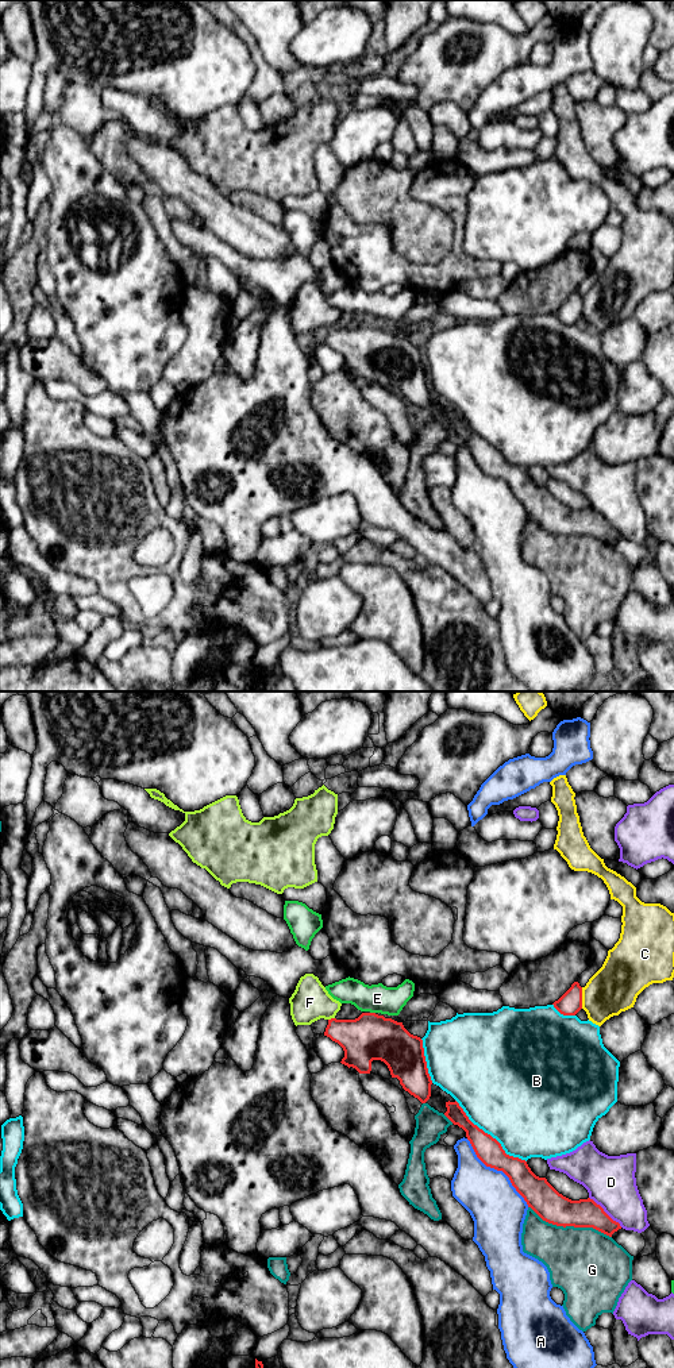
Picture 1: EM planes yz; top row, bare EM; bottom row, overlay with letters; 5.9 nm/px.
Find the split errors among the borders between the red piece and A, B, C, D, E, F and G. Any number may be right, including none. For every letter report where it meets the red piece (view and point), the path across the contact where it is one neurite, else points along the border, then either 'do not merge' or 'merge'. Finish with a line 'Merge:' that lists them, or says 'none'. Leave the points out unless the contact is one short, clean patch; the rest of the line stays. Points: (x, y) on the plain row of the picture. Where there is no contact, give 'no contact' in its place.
A: contact yz (499, 478); do not merge
B: contact yz (489, 443); do not merge
C: contact yz (581, 307); do not merge
D: contact yz (604, 520); do not merge
E: contact yz (373, 322); do not merge
F: contact yz (331, 327); border yz (334, 326), (328, 328); do not merge
G: contact yz (570, 534); do not merge
Merge: none

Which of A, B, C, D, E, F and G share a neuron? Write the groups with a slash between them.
A / B / C / D / E / F G

